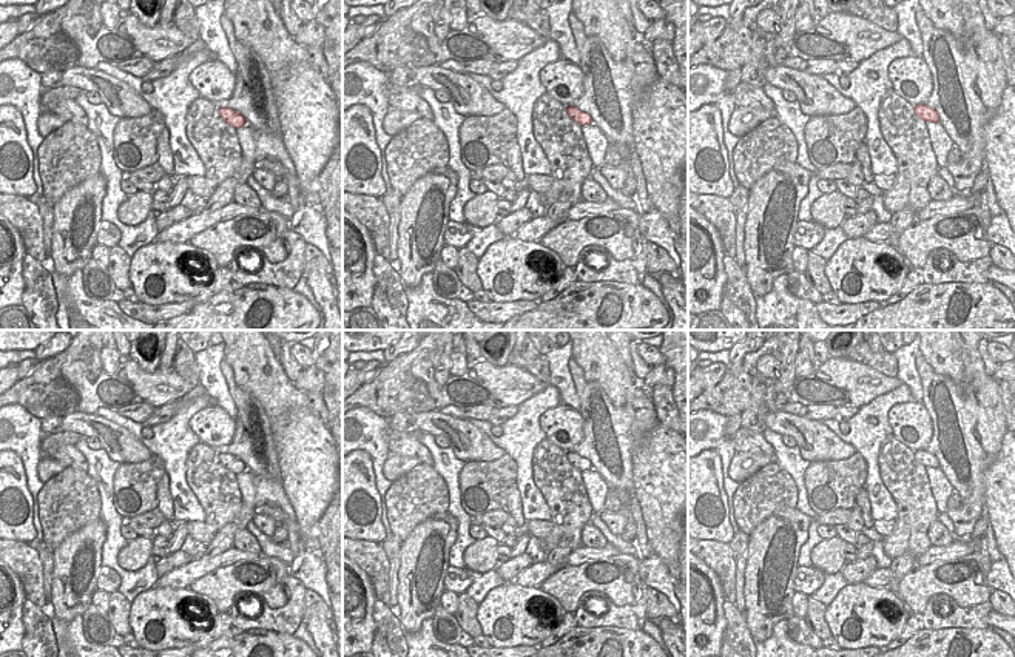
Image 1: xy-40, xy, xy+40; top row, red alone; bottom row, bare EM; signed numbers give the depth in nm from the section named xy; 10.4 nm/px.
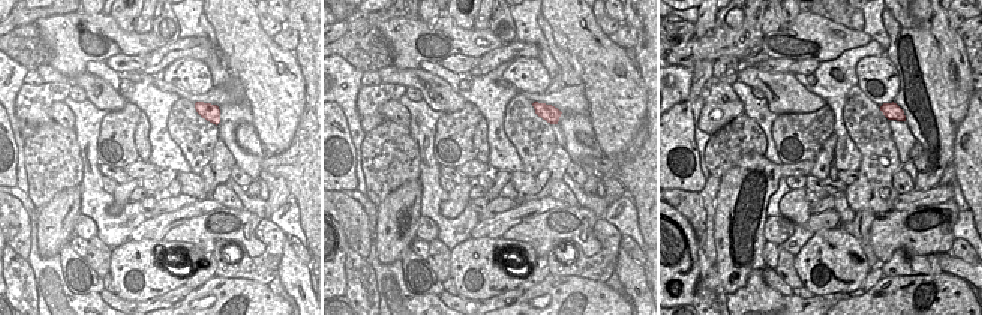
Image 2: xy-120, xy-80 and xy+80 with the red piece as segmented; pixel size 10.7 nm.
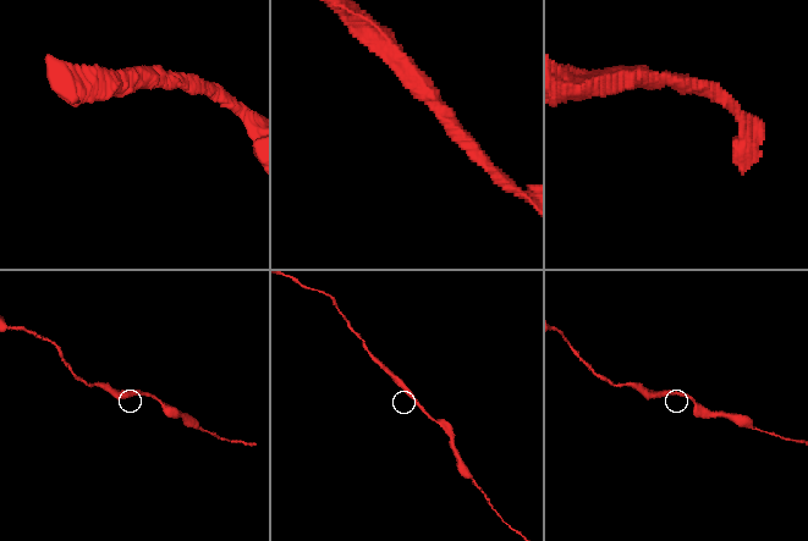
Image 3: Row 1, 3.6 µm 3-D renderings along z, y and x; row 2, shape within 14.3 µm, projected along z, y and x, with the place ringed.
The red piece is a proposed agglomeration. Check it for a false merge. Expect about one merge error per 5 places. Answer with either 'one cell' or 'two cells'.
one cell

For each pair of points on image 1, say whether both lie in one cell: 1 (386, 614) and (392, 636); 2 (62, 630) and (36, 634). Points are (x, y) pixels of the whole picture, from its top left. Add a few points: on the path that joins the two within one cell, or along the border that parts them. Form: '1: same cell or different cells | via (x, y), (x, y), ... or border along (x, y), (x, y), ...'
1: same cell | via (386, 619), (387, 631)
2: different cells | border along (45, 605), (57, 640)

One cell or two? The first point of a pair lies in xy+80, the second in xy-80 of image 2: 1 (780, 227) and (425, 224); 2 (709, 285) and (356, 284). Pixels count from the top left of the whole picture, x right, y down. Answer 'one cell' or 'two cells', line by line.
1: one cell
2: one cell

